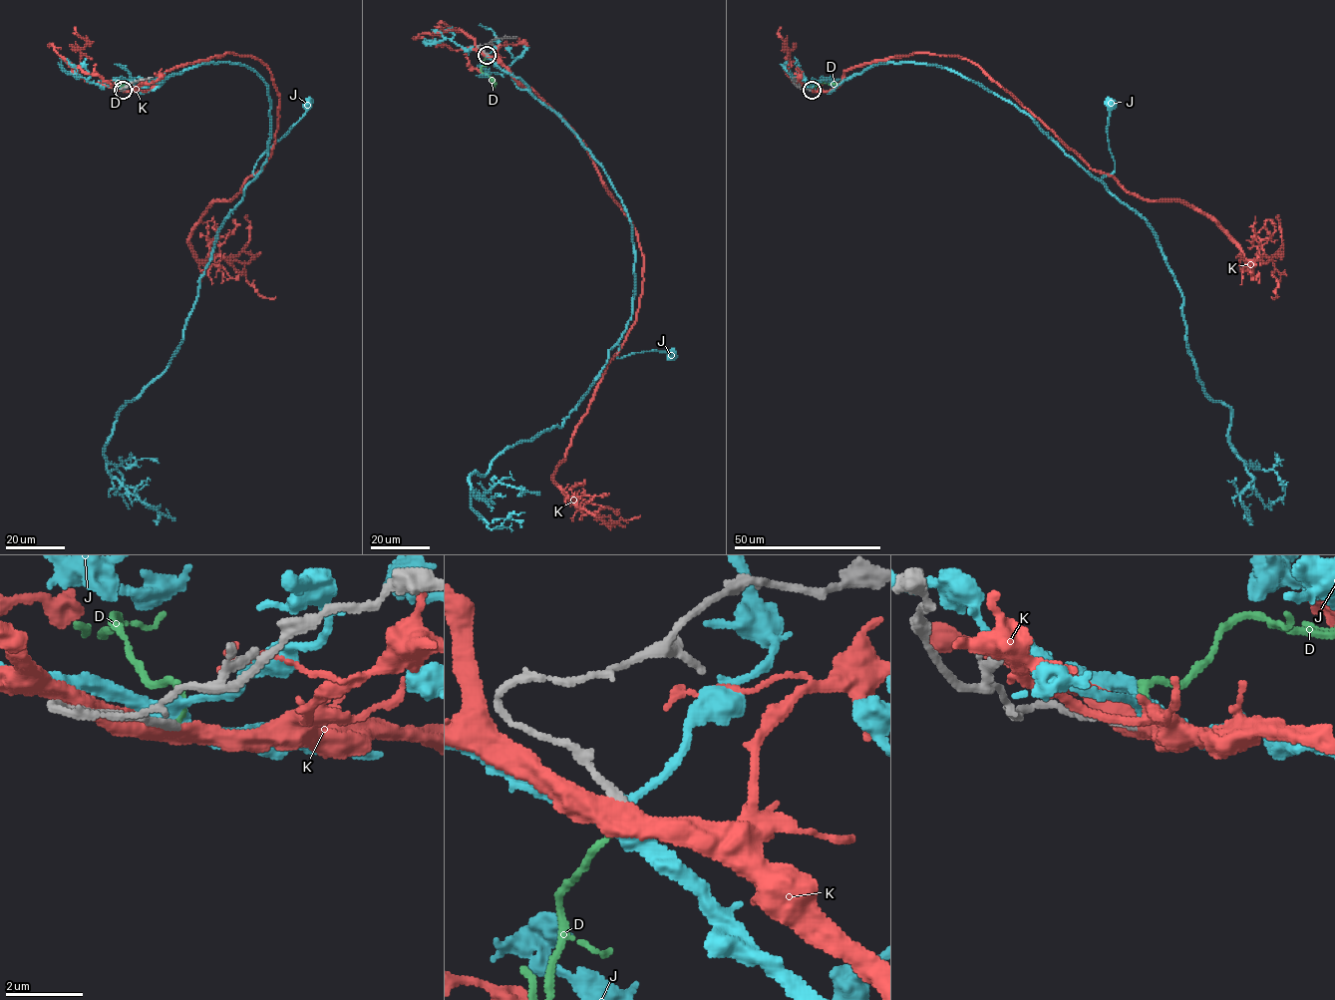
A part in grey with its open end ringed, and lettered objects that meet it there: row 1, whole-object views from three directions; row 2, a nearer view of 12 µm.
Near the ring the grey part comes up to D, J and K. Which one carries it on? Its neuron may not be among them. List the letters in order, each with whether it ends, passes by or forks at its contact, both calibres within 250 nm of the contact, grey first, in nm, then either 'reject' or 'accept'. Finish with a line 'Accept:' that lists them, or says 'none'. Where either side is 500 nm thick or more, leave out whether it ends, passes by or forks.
D: it ends there; 200 nm thick on the grey side, 150 nm on the other; accept
J: it forks there; 220 nm thick on the grey side, 420 nm on the other; reject
K: 220 nm thick on the grey side, 500 nm on the other; reject
Accept: D

